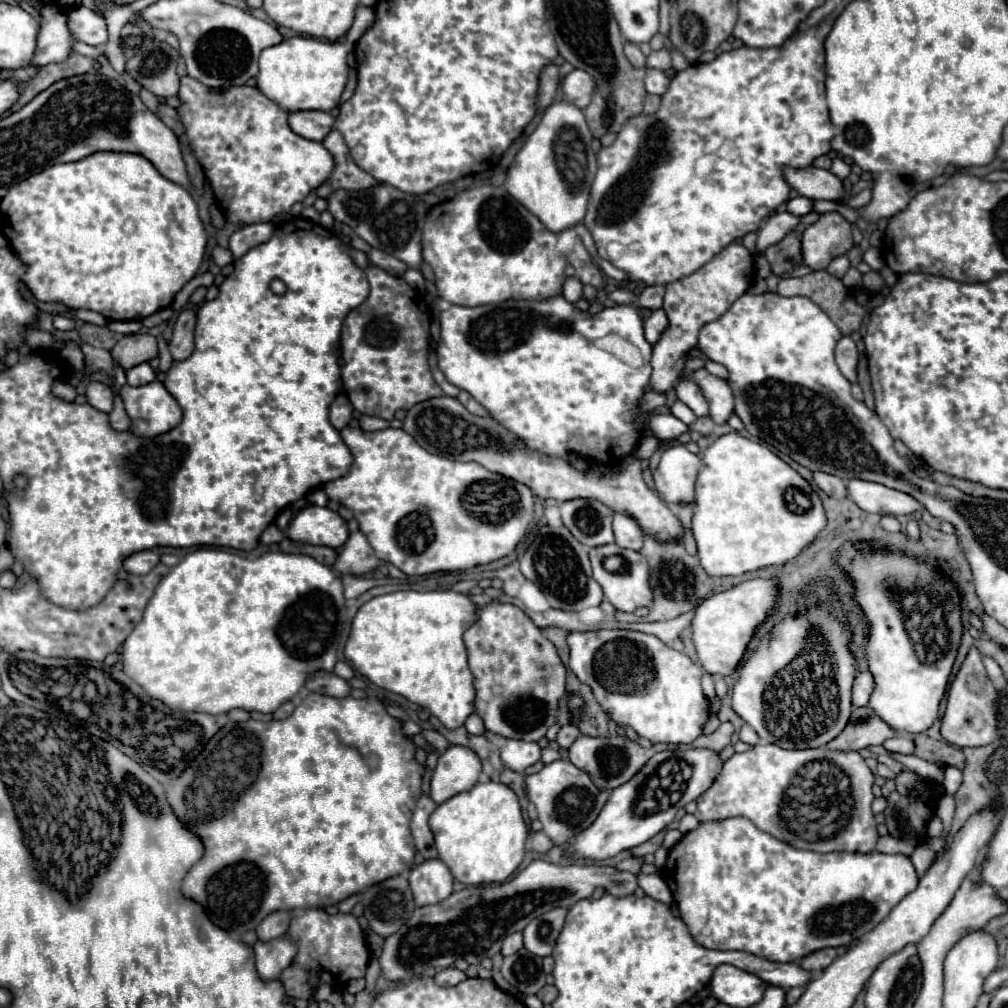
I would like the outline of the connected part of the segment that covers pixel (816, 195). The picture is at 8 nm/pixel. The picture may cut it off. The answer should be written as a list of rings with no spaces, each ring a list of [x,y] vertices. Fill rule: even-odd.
[[[814,166],[800,168],[800,170],[786,170],[788,184],[798,190],[800,196],[810,200],[832,200],[842,202],[846,198],[846,190],[840,178],[836,178],[830,170],[820,170]]]

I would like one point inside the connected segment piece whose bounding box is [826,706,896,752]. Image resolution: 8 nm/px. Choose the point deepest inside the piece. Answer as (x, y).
(865, 729)

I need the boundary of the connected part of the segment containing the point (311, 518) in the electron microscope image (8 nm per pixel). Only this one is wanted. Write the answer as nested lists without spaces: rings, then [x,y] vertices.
[[[306,506],[290,522],[286,536],[296,544],[318,544],[340,548],[348,540],[346,522],[330,508]]]

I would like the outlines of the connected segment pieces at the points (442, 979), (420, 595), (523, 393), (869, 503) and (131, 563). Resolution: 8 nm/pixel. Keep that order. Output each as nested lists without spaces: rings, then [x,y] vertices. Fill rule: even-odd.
[[[446,968],[446,970],[436,972],[434,982],[436,982],[438,986],[456,986],[456,984],[460,984],[464,978],[466,978],[466,974],[464,974],[462,970],[456,970],[456,968]]]
[[[400,590],[376,596],[362,604],[360,610],[356,612],[344,648],[344,656],[356,672],[366,676],[376,686],[400,694],[406,700],[430,710],[430,714],[436,716],[444,726],[448,726],[448,730],[456,730],[464,726],[466,718],[474,712],[472,672],[468,668],[466,646],[462,642],[464,630],[474,620],[476,606],[470,602],[466,594],[458,594],[452,590],[434,590],[434,592]]]
[[[646,286],[634,304],[604,308],[600,310],[600,316],[574,308],[564,296],[554,296],[542,302],[508,300],[496,306],[488,304],[476,308],[450,306],[440,312],[442,334],[438,344],[438,366],[448,382],[470,392],[494,420],[522,438],[528,448],[560,458],[574,452],[596,462],[620,464],[624,454],[630,454],[640,438],[640,418],[644,412],[638,412],[636,406],[644,396],[644,388],[652,374],[652,346],[642,336],[644,328],[638,308],[661,308],[663,296],[664,286]],[[608,334],[618,334],[638,346],[644,366],[632,368],[606,350],[600,350],[596,340]]]
[[[848,480],[848,498],[862,510],[878,514],[900,516],[922,510],[920,502],[916,502],[916,498],[912,498],[910,494],[866,480]]]
[[[144,550],[128,556],[124,560],[124,570],[128,574],[148,574],[158,562],[160,562],[160,556],[154,550]]]

